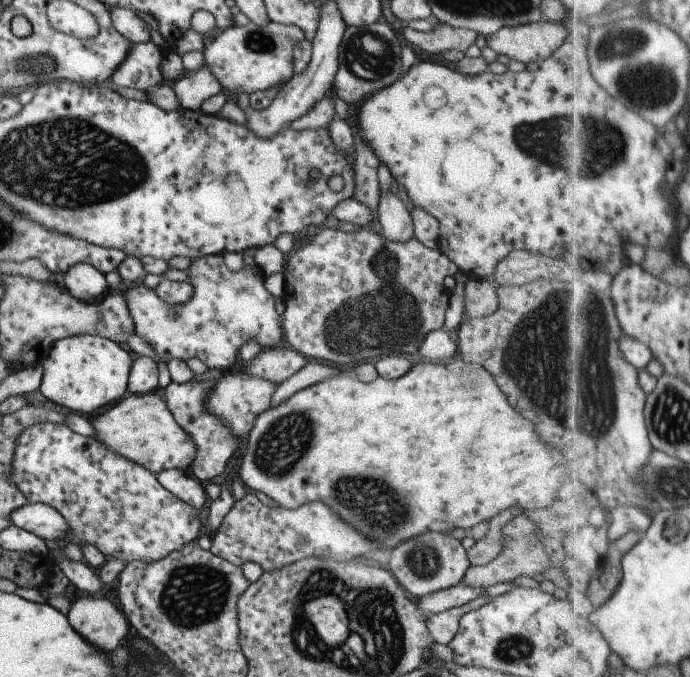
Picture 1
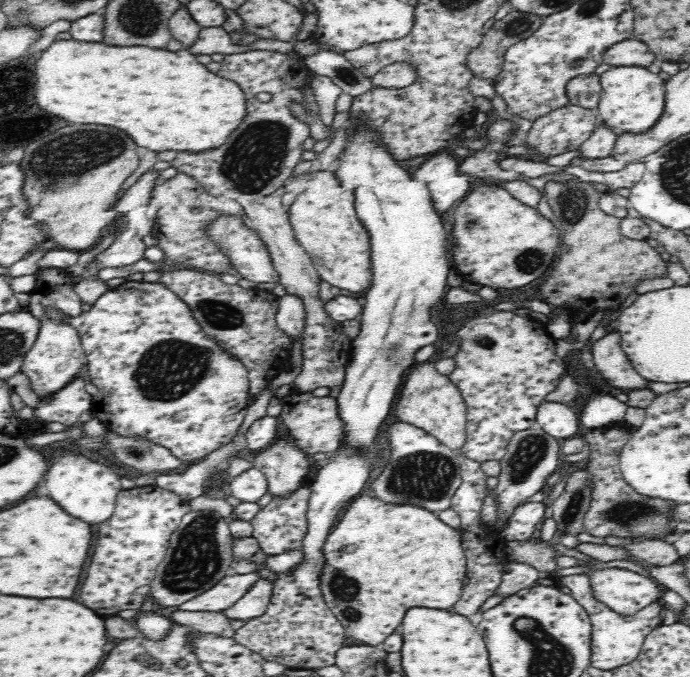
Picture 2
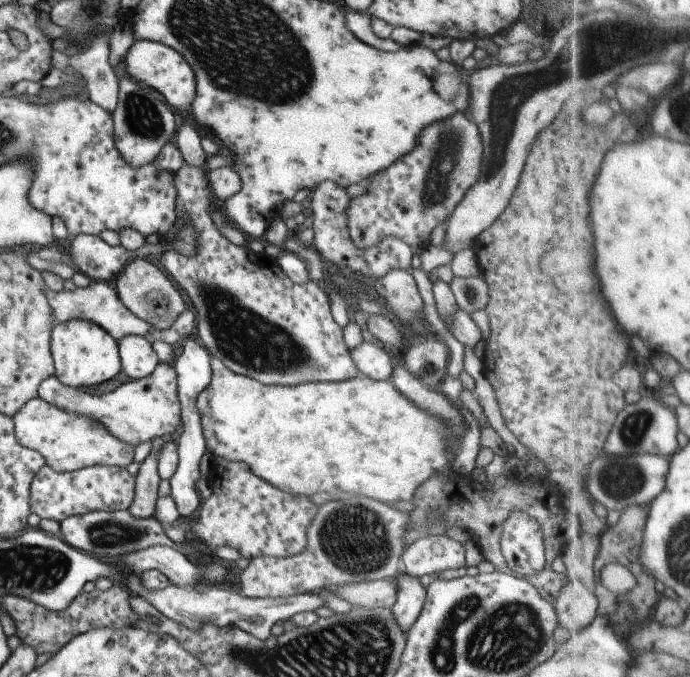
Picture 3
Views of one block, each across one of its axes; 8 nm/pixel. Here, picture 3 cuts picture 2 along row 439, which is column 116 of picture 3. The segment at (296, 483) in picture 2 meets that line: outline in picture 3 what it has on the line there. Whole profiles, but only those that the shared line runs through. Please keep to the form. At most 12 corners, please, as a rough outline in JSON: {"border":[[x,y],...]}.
{"border":[[145,258],[113,278],[121,304],[155,330],[185,309],[179,289]]}

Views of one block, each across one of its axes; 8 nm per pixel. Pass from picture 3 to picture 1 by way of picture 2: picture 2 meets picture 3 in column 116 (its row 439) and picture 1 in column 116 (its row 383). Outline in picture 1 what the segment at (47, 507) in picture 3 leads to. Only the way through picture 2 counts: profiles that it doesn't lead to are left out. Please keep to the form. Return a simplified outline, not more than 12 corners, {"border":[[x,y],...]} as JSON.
{"border":[[67,425],[27,426],[7,476],[58,547],[153,562],[200,532],[153,473]]}

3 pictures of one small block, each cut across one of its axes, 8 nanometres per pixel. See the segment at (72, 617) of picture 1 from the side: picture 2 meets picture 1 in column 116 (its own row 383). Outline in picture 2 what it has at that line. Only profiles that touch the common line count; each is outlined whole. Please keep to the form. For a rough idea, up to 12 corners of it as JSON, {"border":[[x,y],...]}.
{"border":[[610,329],[593,342],[596,368],[610,386],[648,386],[624,352],[621,334]]}

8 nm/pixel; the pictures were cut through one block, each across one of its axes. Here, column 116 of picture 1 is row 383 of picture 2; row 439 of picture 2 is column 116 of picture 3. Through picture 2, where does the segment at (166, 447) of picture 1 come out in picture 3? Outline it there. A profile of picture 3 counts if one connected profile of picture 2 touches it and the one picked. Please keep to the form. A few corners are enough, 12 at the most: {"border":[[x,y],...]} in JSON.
{"border":[[39,397],[11,416],[55,472],[126,467],[133,446]]}

